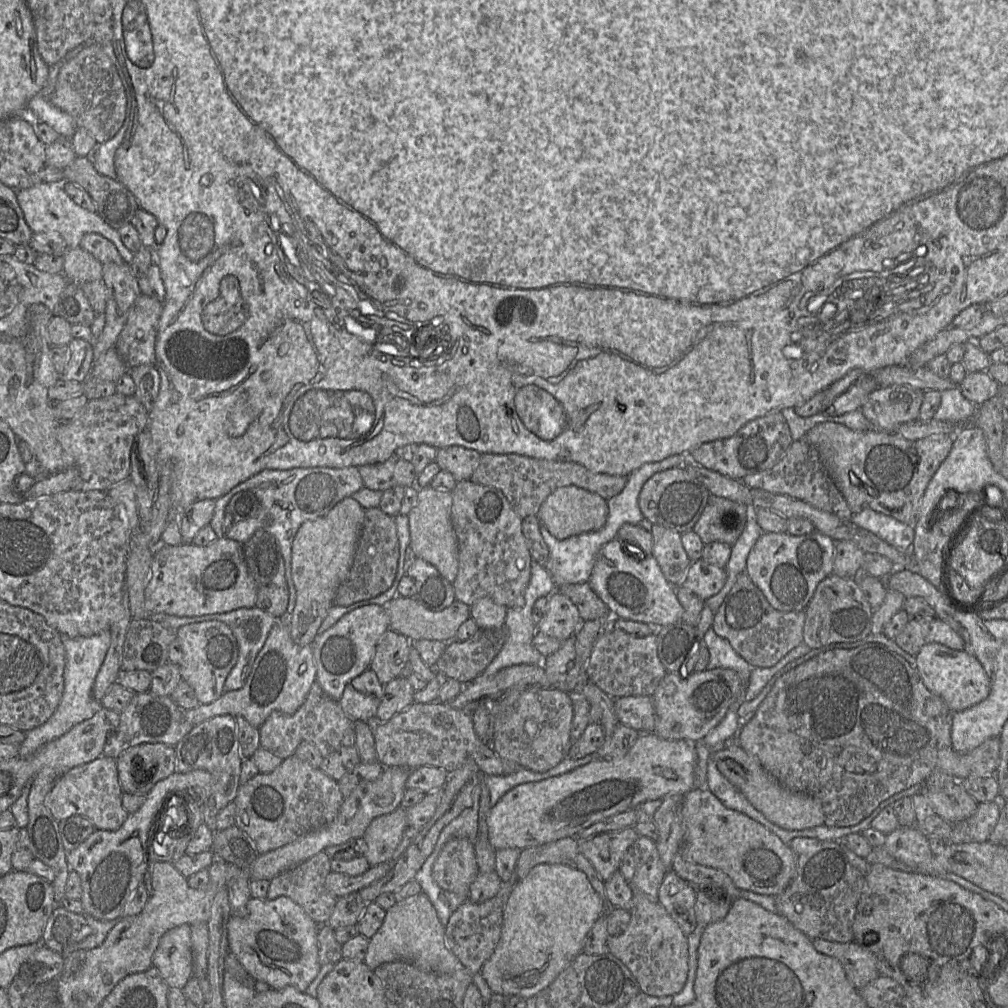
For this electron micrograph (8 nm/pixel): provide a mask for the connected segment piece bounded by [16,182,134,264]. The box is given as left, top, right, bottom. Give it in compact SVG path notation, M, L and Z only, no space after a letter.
M41 182L33 187L16 191L18 203L33 233L57 233L66 242L68 249L80 247L85 234L97 233L115 245L126 263L131 262L134 253L124 245L118 230L109 226L96 212L90 212L76 204L65 192L63 183Z

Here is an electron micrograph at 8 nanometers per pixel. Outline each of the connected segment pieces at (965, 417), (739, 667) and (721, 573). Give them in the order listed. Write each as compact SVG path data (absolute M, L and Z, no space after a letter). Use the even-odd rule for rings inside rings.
M959 386L941 392L940 407L934 415L935 420L957 425L969 423L975 416L978 406L966 399Z
M709 628L701 639L709 652L707 669L728 668L736 671L744 680L744 695L747 691L752 667L737 654L730 643Z
M702 559L692 562L679 586L689 589L703 601L716 595L727 579L725 568Z

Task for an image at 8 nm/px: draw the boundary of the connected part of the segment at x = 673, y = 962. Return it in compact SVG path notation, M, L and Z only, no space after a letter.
M633 889L631 919L626 930L608 941L609 953L630 970L640 991L651 996L679 993L688 977L689 948L687 936L659 902L652 902L637 889Z

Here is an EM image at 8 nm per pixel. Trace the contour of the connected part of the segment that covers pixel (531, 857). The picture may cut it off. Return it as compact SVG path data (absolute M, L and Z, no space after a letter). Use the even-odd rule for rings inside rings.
M565 837L552 843L520 850L516 864L516 881L526 877L539 864L563 864L583 872L603 900L605 908L609 908L605 896L605 881L580 851L577 837Z

